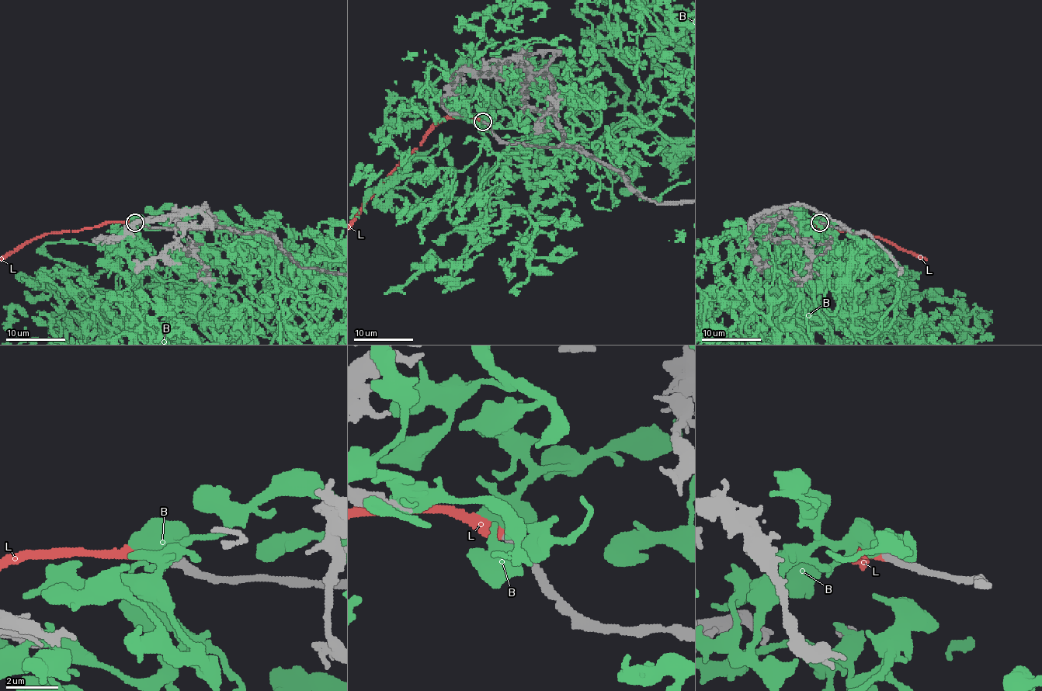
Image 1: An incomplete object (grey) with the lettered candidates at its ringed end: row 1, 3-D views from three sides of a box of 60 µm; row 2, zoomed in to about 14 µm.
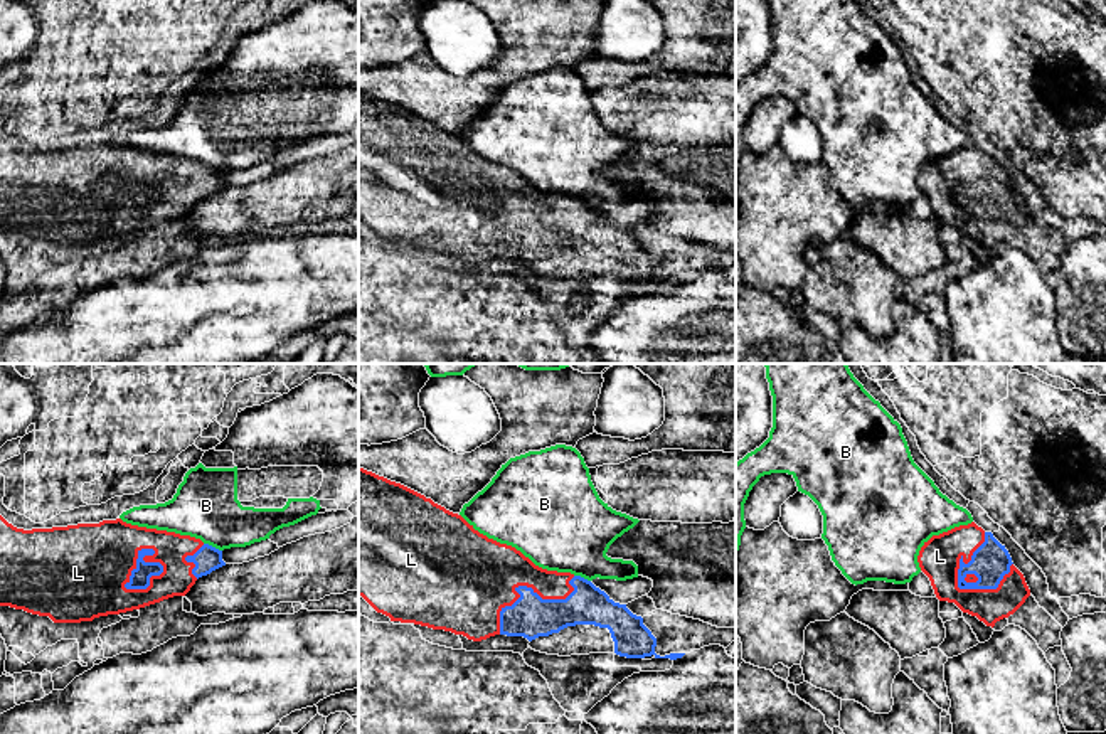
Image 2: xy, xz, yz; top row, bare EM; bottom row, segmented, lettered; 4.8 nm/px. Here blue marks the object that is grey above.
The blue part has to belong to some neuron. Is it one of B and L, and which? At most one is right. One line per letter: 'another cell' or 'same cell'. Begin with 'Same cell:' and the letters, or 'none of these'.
Same cell: L
B: another cell
L: same cell

